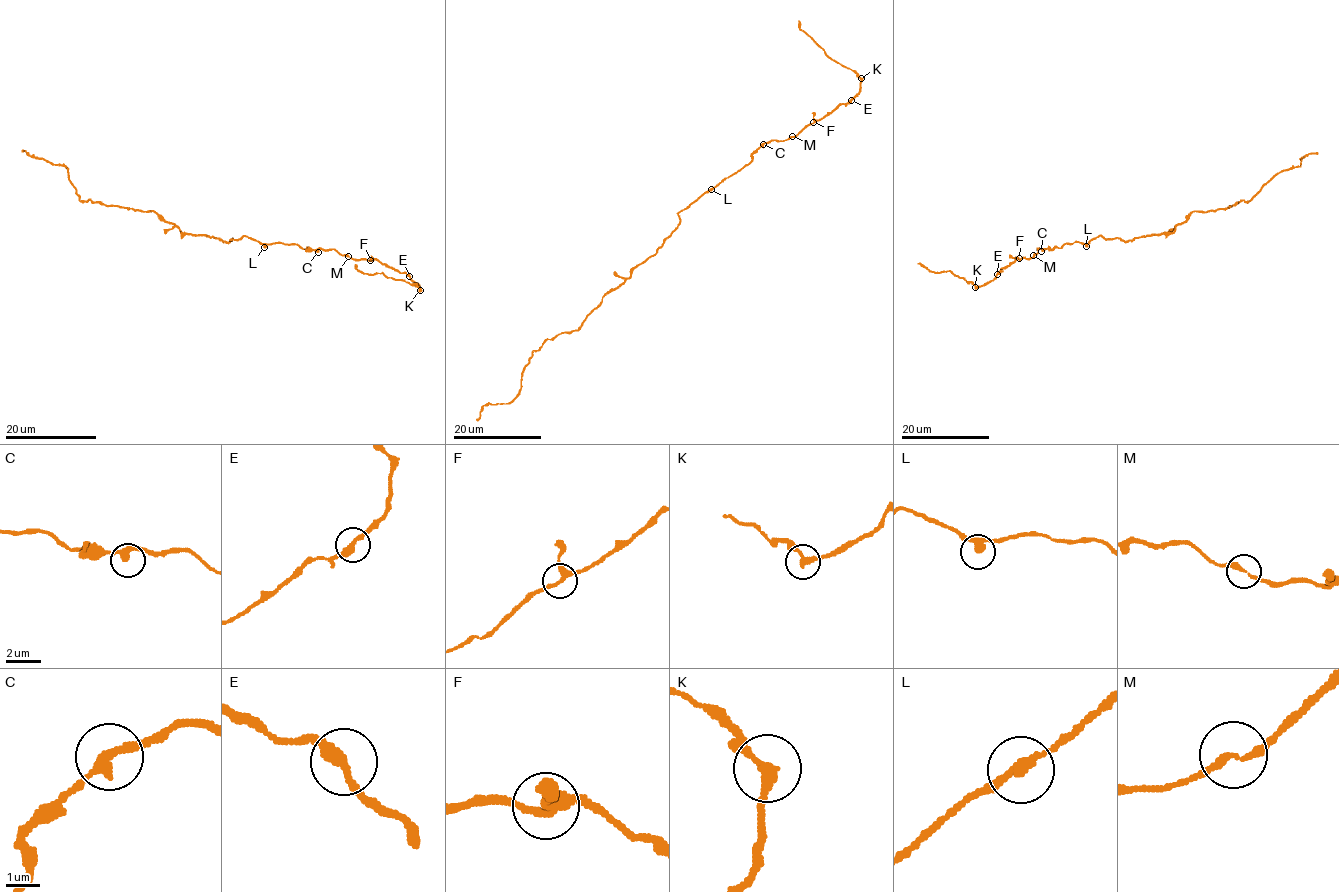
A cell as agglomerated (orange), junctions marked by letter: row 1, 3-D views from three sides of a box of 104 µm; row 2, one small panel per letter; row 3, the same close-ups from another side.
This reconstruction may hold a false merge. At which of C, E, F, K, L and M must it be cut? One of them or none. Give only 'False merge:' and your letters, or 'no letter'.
False merge: no letter

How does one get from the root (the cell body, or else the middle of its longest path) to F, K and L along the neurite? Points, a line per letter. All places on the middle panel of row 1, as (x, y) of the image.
F: (680, 211), (744, 167), (752, 160), (752, 154), (765, 143), (795, 136), (813, 122)
K: (680, 211), (744, 167), (765, 143), (795, 136), (847, 103), (858, 92), (861, 78)
L: (680, 211), (711, 189)

